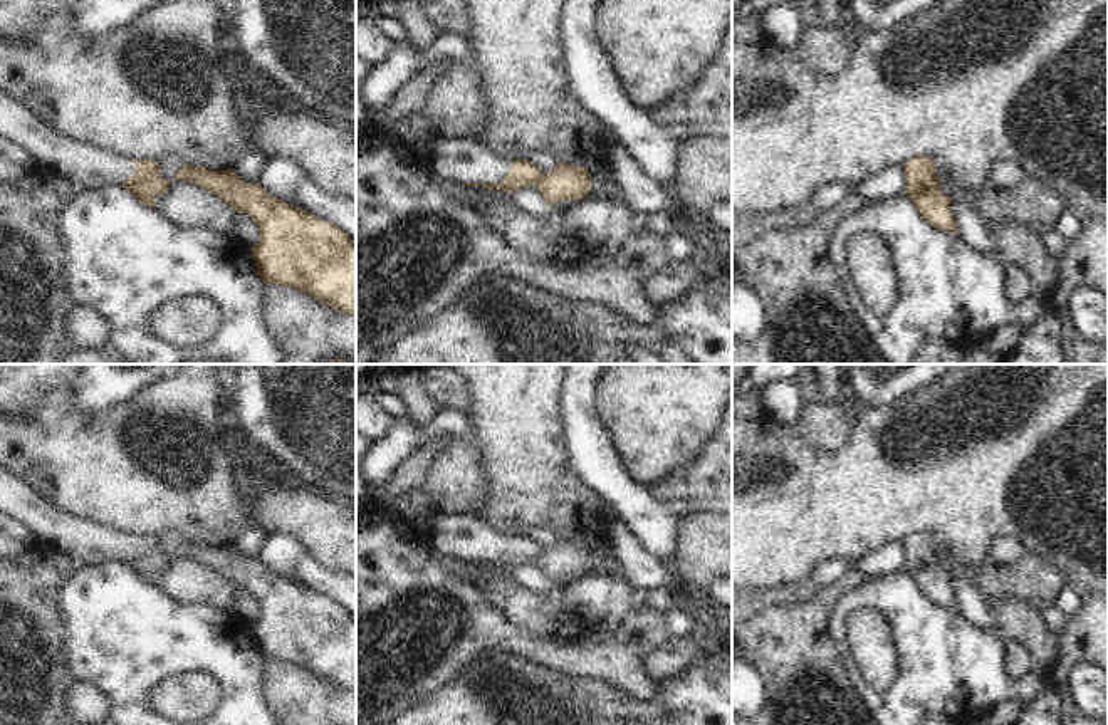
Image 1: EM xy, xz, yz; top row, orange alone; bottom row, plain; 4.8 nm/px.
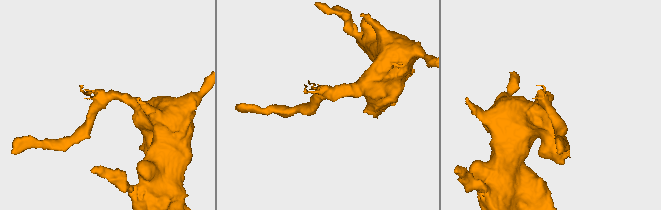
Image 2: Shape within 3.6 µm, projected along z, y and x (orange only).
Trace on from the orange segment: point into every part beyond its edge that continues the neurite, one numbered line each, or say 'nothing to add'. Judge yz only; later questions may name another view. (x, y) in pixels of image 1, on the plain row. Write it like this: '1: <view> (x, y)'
nothing to add.

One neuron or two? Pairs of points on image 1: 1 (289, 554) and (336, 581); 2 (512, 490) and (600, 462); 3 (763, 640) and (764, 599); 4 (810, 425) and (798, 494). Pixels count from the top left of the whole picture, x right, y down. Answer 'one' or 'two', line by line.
1: one
2: two
3: two
4: two

